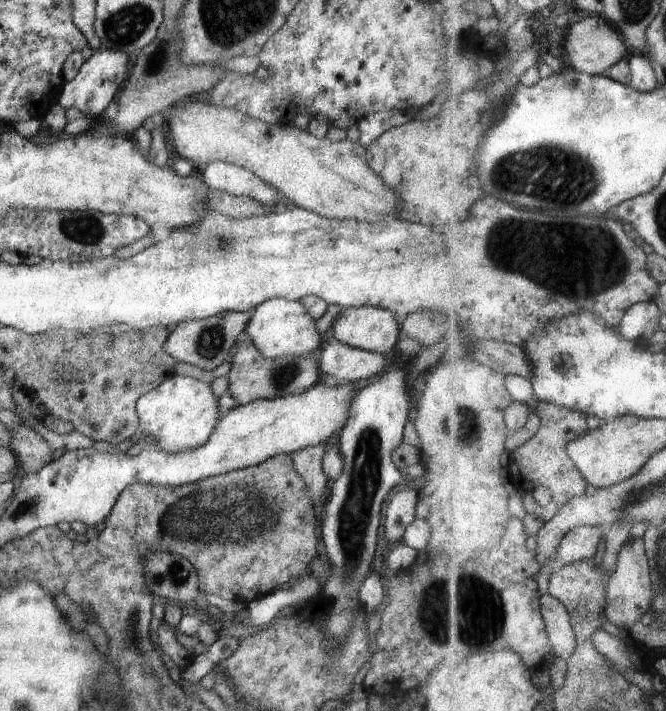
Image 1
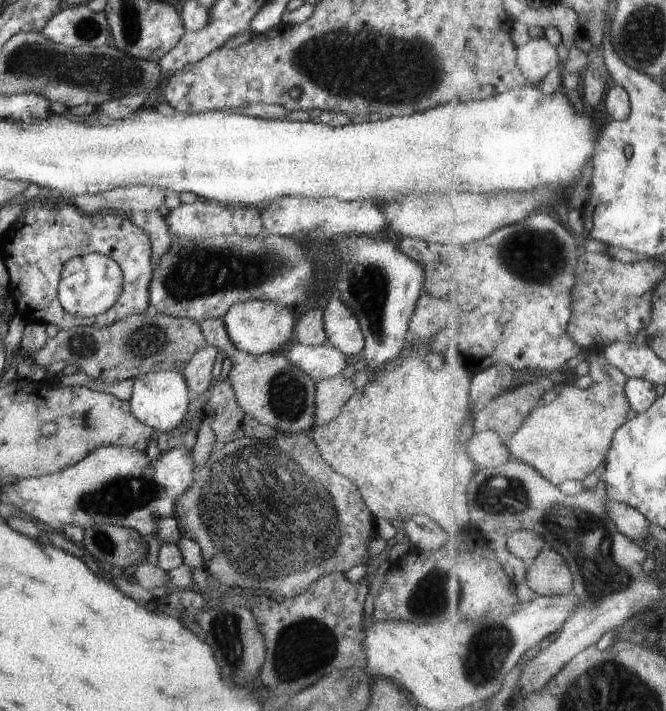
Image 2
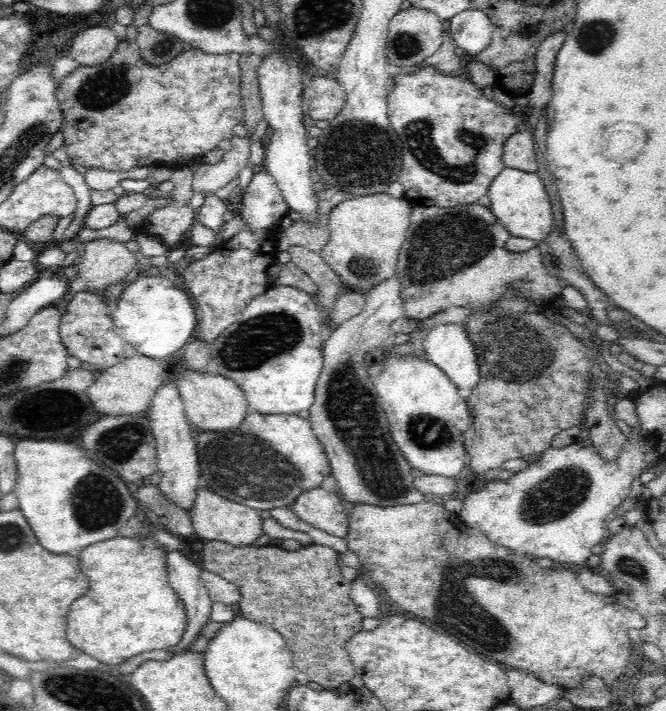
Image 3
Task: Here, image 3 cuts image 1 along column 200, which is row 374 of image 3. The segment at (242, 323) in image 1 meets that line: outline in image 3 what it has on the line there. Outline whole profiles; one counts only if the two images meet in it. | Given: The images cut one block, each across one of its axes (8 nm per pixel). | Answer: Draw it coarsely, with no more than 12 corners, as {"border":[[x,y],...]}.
{"border":[[392,276],[322,347],[309,408],[337,494],[422,502],[364,358],[404,315]]}

